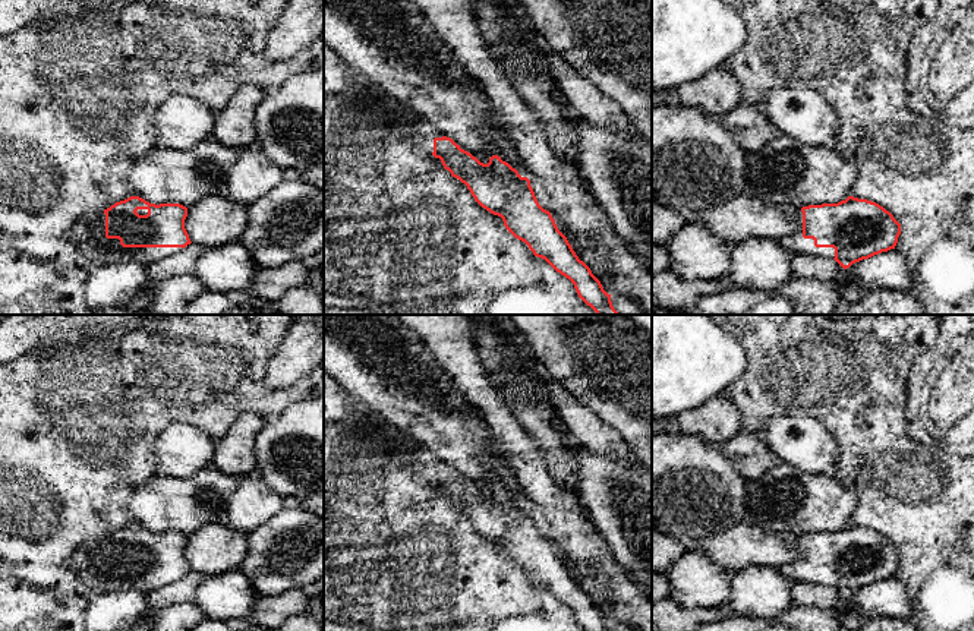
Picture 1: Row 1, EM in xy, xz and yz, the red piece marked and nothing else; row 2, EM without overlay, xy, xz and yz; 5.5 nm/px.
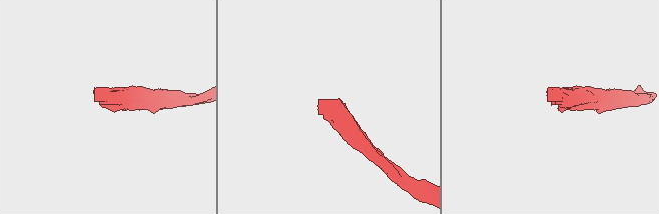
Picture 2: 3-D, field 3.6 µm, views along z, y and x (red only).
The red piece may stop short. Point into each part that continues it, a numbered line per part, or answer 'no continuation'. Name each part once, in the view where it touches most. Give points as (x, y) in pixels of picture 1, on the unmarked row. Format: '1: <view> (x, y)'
1: xy (88, 561)

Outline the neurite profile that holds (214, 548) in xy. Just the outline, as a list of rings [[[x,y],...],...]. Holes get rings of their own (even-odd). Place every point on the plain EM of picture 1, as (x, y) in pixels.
[[[214,523],[189,534],[185,548],[190,570],[204,577],[237,570],[246,553],[248,533]]]

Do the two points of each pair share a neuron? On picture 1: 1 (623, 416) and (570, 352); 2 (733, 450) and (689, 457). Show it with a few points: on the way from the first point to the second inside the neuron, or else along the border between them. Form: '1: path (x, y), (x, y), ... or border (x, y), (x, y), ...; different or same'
1: path (620, 400), (586, 366); same
2: border (719, 445), (733, 467), (744, 479); different

